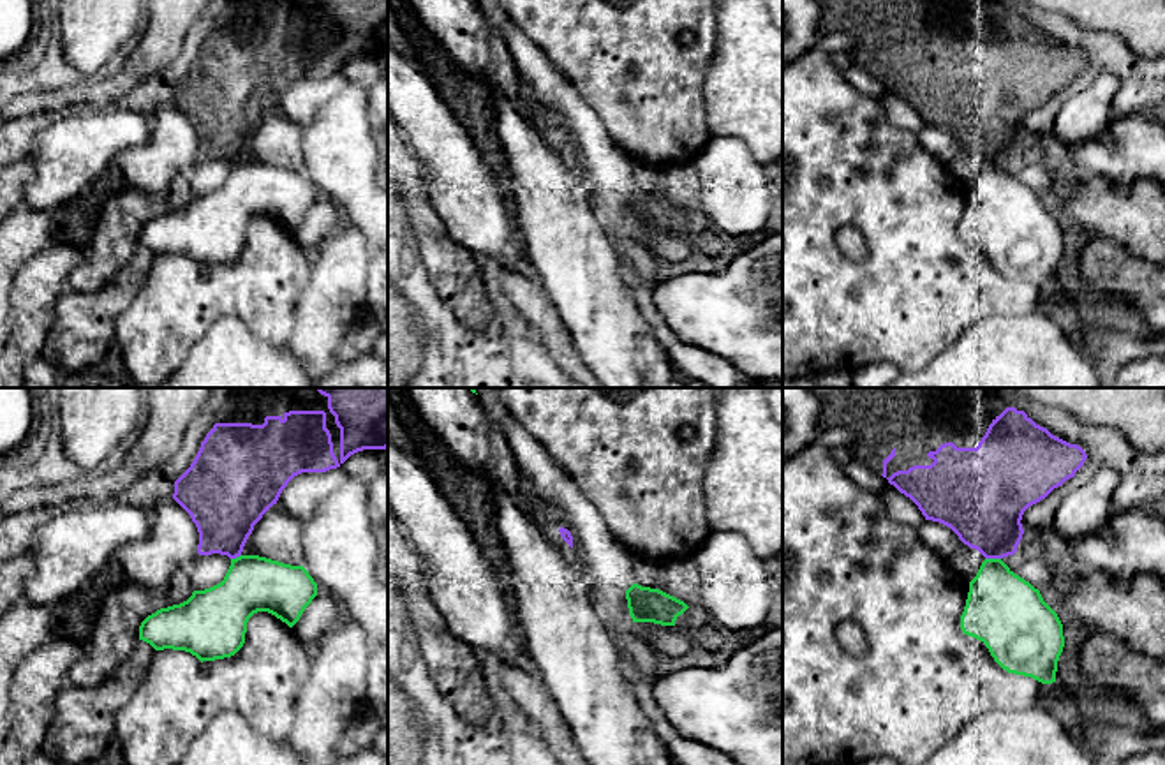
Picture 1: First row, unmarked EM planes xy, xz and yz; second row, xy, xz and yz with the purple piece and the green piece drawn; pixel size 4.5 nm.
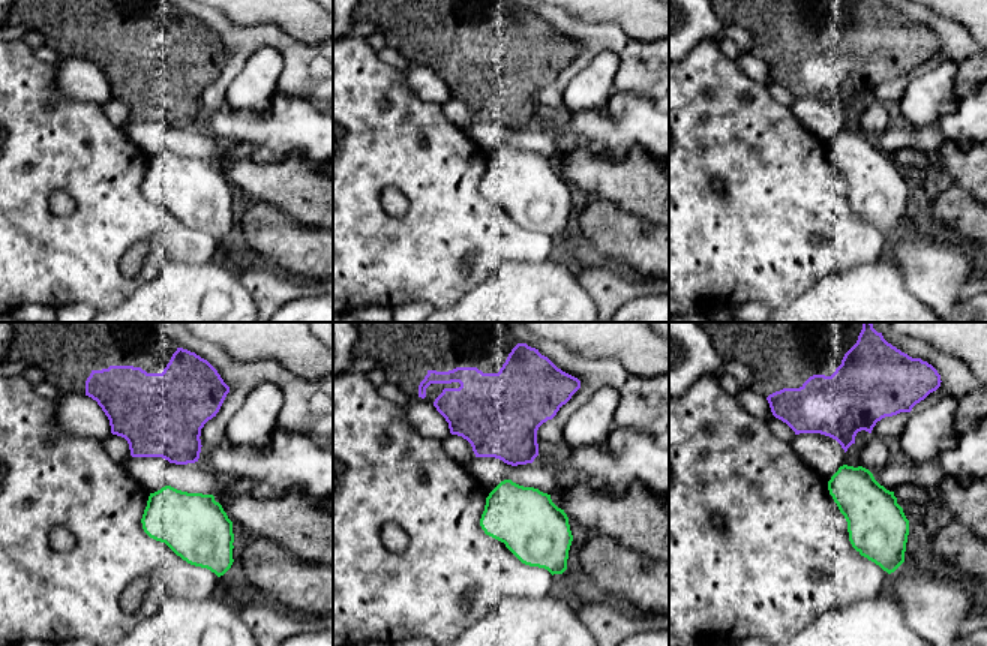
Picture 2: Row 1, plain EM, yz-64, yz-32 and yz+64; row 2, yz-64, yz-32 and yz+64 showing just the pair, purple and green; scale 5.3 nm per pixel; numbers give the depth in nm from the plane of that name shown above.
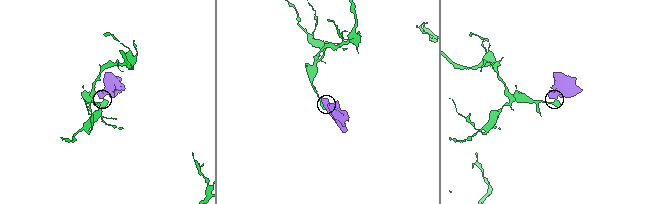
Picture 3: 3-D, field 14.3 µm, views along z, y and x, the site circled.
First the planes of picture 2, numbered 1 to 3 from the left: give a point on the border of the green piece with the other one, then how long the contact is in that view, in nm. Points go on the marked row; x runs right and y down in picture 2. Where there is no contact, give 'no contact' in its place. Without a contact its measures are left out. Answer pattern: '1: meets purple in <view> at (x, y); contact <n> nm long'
1: no contact
2: no contact
3: no contact

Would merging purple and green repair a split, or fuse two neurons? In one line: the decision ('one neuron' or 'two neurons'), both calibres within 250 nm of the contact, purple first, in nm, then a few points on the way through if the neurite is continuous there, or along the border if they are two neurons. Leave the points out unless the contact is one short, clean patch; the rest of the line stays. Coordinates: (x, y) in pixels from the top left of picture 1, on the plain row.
two neurons; 360 nm thick on the purple side, 340 nm on the other

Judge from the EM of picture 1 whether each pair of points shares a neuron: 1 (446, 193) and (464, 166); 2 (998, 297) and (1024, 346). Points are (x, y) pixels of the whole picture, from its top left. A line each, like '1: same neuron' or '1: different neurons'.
1: same neuron
2: different neurons

